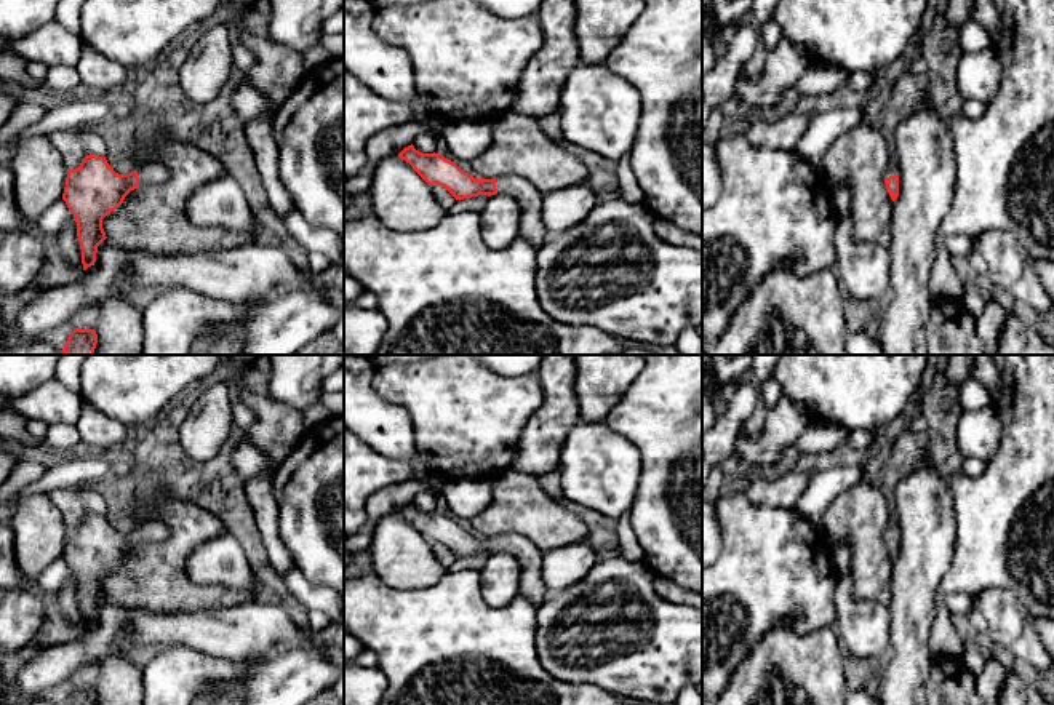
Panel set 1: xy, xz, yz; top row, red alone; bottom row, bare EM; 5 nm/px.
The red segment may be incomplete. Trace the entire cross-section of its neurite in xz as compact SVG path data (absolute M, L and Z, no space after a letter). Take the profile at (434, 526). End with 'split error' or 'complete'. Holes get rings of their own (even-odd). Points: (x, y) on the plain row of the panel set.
M414 504L405 505L398 515L429 542L445 545L456 558L478 553L510 553L523 569L518 593L529 598L536 609L550 599L552 591L542 579L542 552L518 534L475 537L451 518L438 512L422 512Z; split error

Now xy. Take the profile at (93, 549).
M93 512L86 513L78 526L67 528L62 558L77 580L83 628L94 623L98 604L107 596L102 577L115 569L131 548L165 542L168 536L170 529L155 520L118 532L106 515Z; split error

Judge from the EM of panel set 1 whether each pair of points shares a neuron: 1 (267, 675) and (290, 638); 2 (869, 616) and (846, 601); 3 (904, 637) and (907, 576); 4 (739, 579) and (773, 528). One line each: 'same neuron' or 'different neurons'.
1: different neurons
2: same neuron
3: same neuron
4: same neuron

